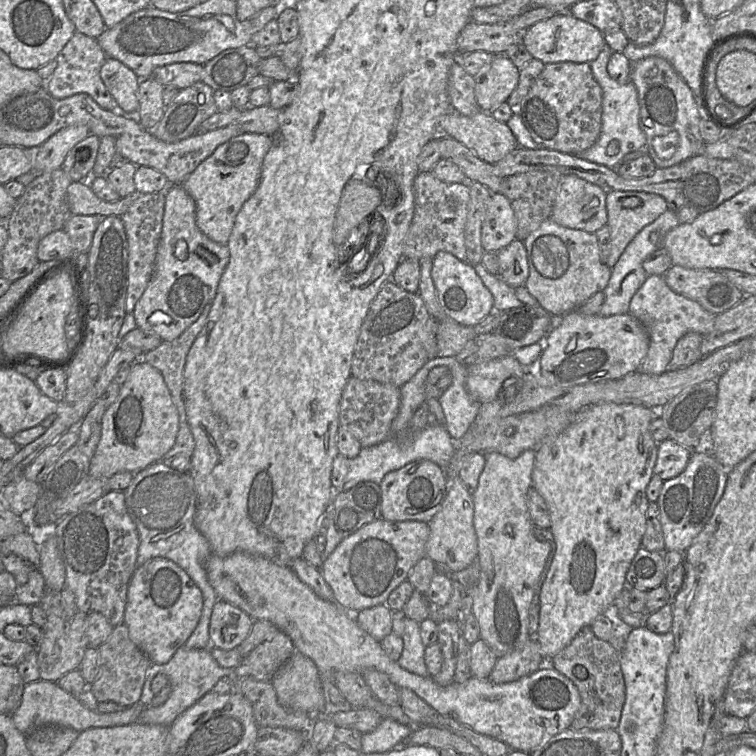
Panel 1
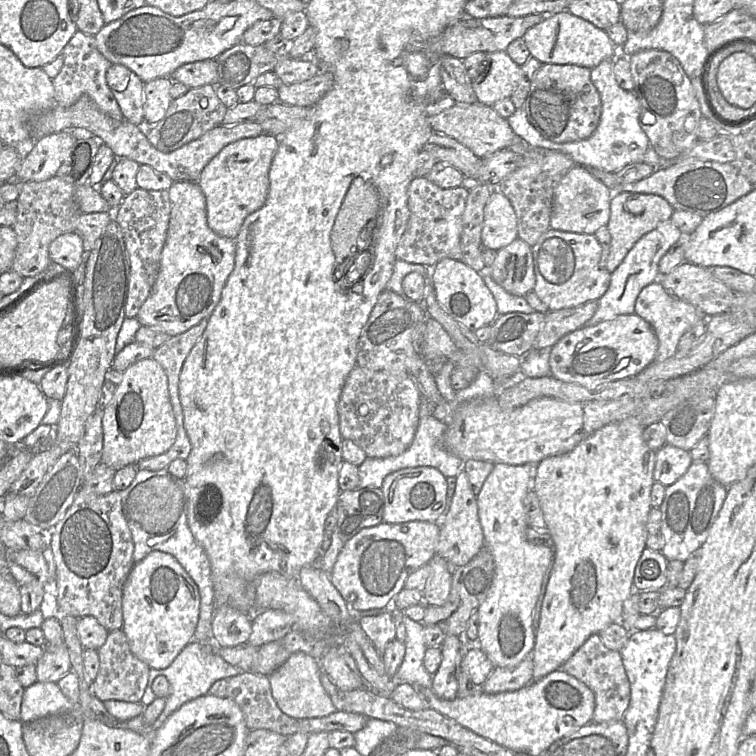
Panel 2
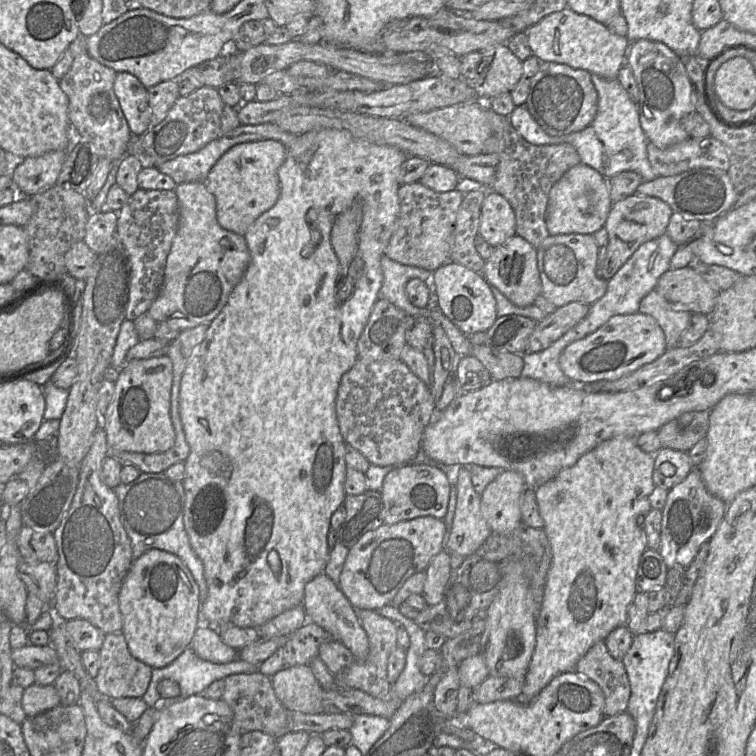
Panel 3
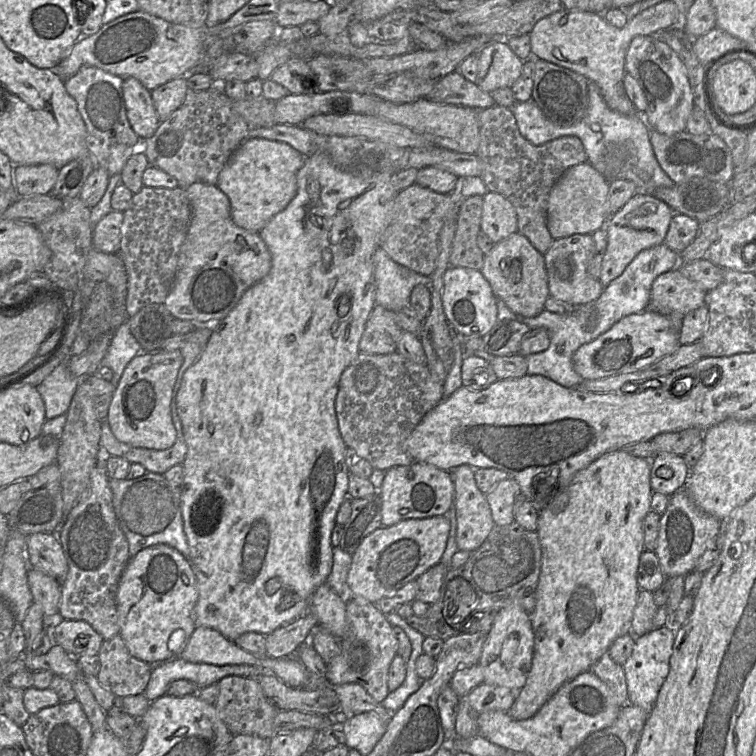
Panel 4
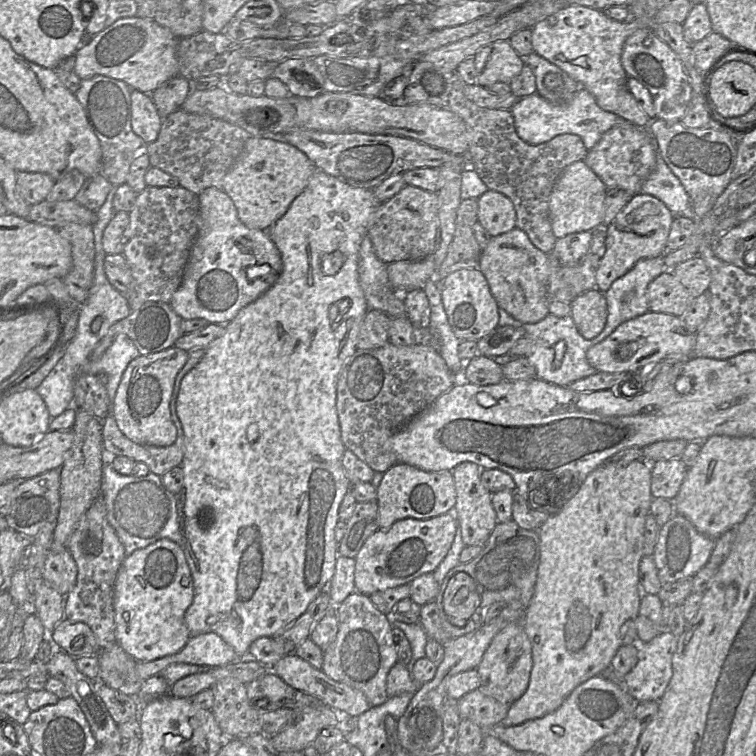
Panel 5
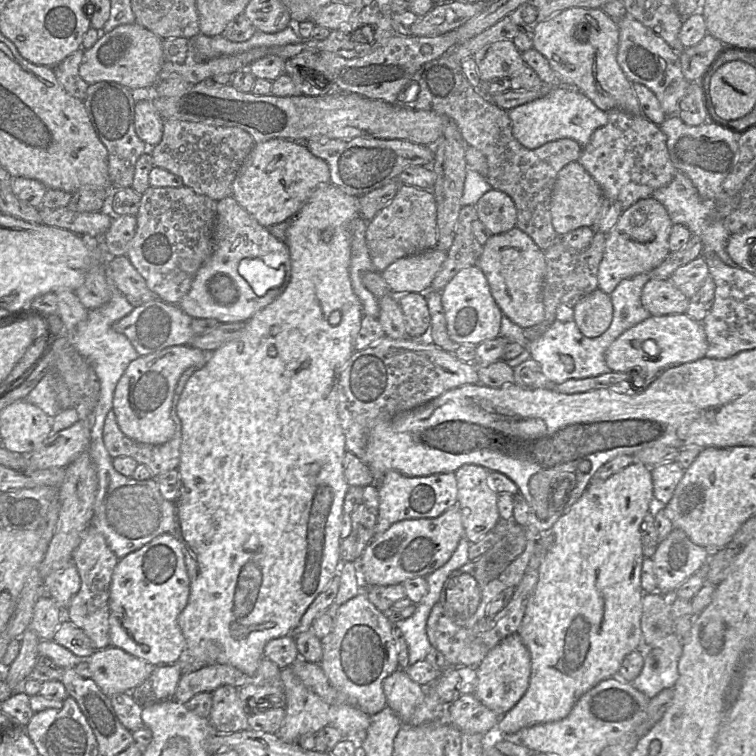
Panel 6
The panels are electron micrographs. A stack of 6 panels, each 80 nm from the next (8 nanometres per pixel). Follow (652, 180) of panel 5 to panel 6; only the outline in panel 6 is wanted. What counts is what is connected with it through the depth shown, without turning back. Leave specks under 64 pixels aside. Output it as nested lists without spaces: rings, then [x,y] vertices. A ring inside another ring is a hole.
[[[677,172],[672,181],[667,186],[655,190],[652,197],[665,207],[673,224],[686,226],[691,235],[696,235],[701,239],[702,252],[713,252],[728,266],[738,267],[726,250],[731,233],[721,219],[713,219],[715,200],[702,199],[688,177]]]

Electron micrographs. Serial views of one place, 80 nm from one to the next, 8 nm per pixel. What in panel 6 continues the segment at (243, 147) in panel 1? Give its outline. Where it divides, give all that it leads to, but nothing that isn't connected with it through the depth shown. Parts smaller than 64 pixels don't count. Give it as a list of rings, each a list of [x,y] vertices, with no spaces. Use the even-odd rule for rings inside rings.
[[[276,138],[255,143],[233,181],[232,196],[259,224],[269,227],[295,216],[312,191],[320,183],[330,181],[331,175],[328,164],[325,160],[313,155],[305,143]]]

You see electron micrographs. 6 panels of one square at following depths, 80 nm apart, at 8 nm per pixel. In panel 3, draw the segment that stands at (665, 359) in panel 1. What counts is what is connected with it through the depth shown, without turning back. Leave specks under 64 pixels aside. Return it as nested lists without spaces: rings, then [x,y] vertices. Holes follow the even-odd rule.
[[[656,289],[643,297],[638,311],[656,319],[665,334],[667,349],[678,345],[692,314],[669,302]]]

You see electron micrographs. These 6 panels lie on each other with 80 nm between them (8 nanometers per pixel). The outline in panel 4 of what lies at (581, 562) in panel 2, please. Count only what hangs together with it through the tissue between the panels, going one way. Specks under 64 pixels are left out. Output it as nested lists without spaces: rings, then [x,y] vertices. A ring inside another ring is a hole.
[[[619,449],[603,454],[578,471],[564,488],[556,488],[554,484],[536,493],[536,500],[542,504],[537,528],[542,564],[536,605],[530,614],[534,654],[525,685],[517,692],[515,702],[507,712],[513,719],[533,717],[563,684],[591,671],[615,639],[631,633],[640,591],[637,582],[639,560],[645,551],[643,521],[651,510],[650,472],[651,460]]]

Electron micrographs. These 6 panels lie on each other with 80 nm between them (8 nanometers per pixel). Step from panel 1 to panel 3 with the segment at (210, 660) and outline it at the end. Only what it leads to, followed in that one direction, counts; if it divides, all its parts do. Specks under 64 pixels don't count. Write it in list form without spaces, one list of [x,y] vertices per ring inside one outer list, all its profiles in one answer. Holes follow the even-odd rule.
[[[190,647],[186,648],[173,662],[163,668],[154,668],[151,680],[142,699],[148,707],[158,708],[161,704],[161,695],[157,690],[158,683],[163,679],[170,679],[178,683],[180,698],[185,699],[192,695],[203,694],[207,687],[216,680],[225,679],[233,674],[251,674],[258,670],[258,666],[252,665],[240,659],[233,662],[216,664],[199,658]]]

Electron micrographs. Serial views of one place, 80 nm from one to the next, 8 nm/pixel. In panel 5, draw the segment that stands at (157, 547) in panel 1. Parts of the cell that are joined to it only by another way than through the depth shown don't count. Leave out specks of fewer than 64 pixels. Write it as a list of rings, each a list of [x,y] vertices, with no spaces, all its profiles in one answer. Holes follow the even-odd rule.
[[[105,461],[100,497],[106,506],[108,522],[124,546],[126,556],[163,538],[182,546],[179,496],[164,486],[160,475],[151,471],[143,477],[122,475],[113,469],[109,461]]]

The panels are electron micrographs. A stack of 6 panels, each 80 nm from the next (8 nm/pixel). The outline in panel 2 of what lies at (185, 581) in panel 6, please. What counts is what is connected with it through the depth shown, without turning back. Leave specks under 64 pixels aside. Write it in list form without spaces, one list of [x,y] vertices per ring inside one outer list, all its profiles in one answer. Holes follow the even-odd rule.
[[[153,551],[135,563],[123,586],[123,627],[131,652],[150,668],[167,668],[194,638],[200,613],[198,586],[170,554]]]

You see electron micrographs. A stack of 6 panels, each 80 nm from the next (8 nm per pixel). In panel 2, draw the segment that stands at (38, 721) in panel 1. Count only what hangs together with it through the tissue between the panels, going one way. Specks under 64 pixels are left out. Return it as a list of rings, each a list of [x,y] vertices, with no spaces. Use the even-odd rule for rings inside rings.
[[[35,682],[31,686],[25,688],[21,704],[20,721],[29,723],[36,719],[69,712],[80,712],[78,705],[73,704],[60,690],[57,683],[54,682]]]

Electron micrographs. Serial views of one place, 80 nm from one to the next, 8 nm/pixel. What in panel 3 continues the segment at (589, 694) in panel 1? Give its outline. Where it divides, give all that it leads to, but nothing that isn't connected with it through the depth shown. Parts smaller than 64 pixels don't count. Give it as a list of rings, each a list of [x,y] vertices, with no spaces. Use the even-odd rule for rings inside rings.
[[[604,641],[594,644],[577,662],[574,671],[601,688],[605,717],[626,712],[631,694],[628,675],[622,660],[610,655]]]

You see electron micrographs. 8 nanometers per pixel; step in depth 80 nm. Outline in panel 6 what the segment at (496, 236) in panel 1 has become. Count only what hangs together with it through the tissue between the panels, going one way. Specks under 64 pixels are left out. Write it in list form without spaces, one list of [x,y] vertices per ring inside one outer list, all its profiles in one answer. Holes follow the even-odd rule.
[[[491,189],[476,204],[478,219],[493,234],[506,233],[517,226],[517,208],[505,192]]]

